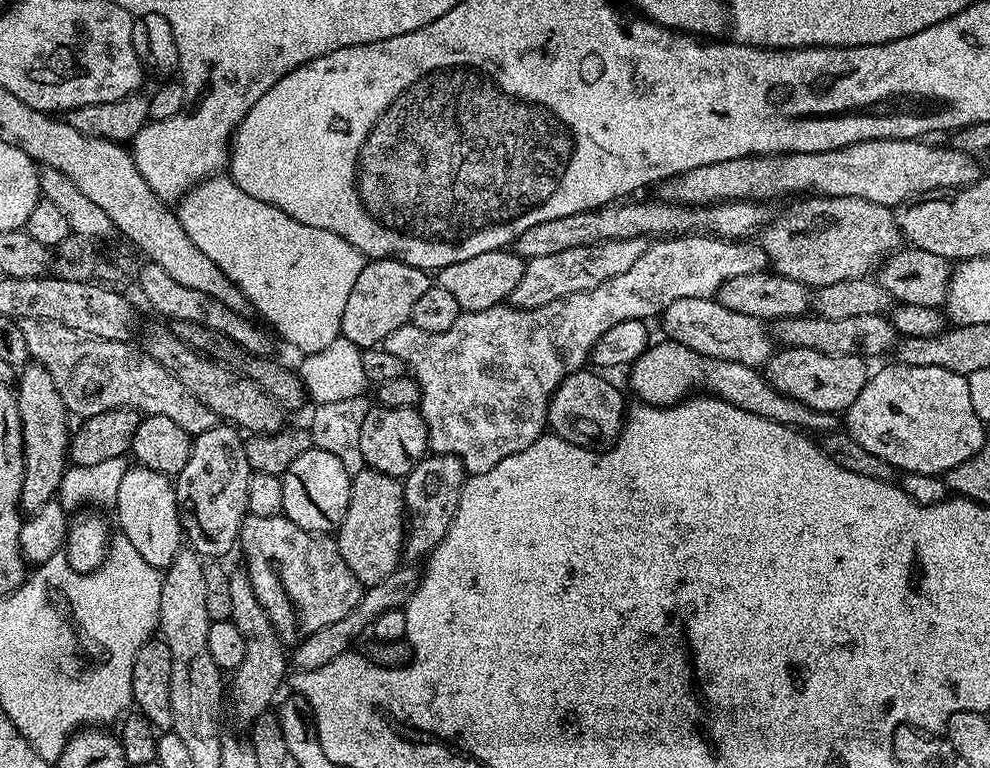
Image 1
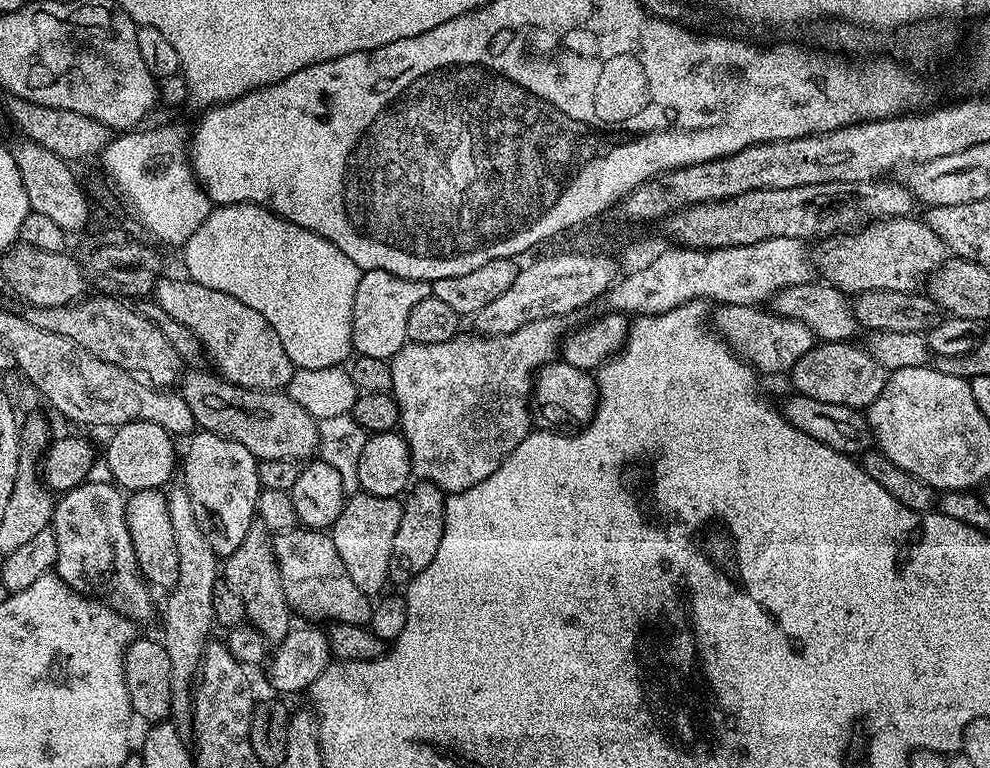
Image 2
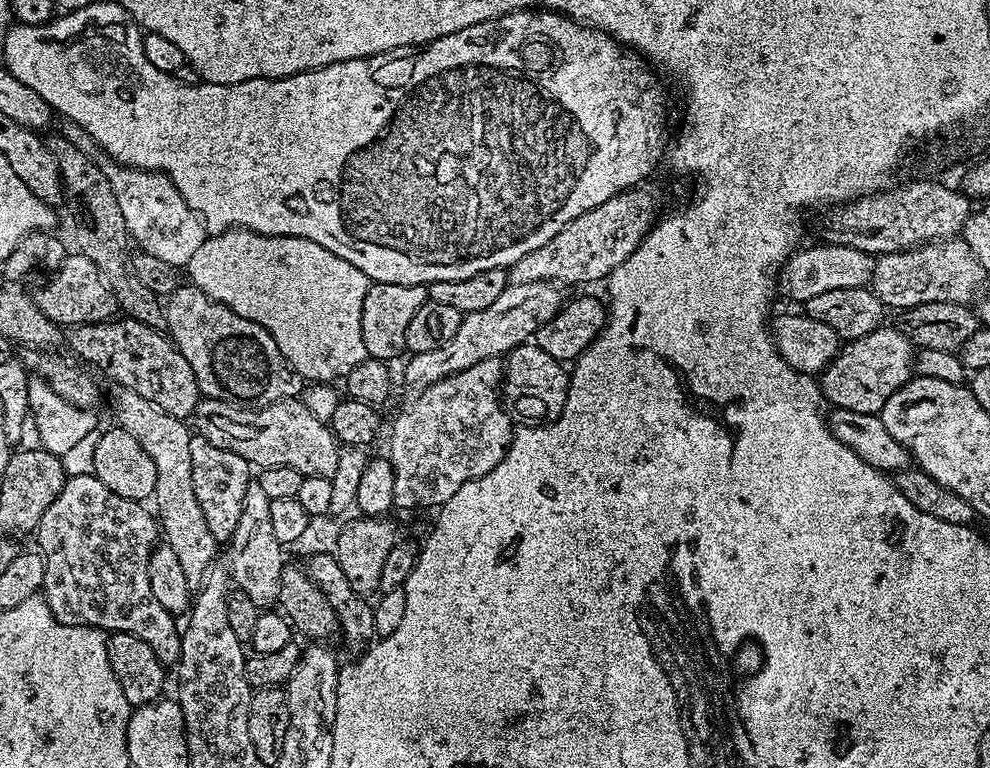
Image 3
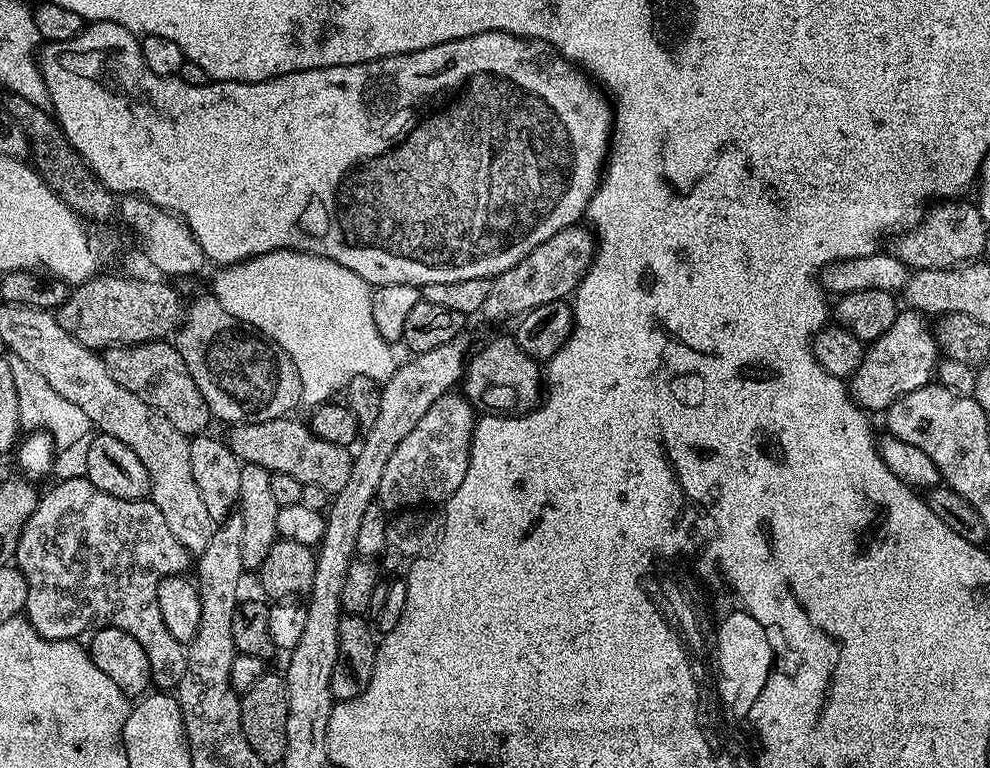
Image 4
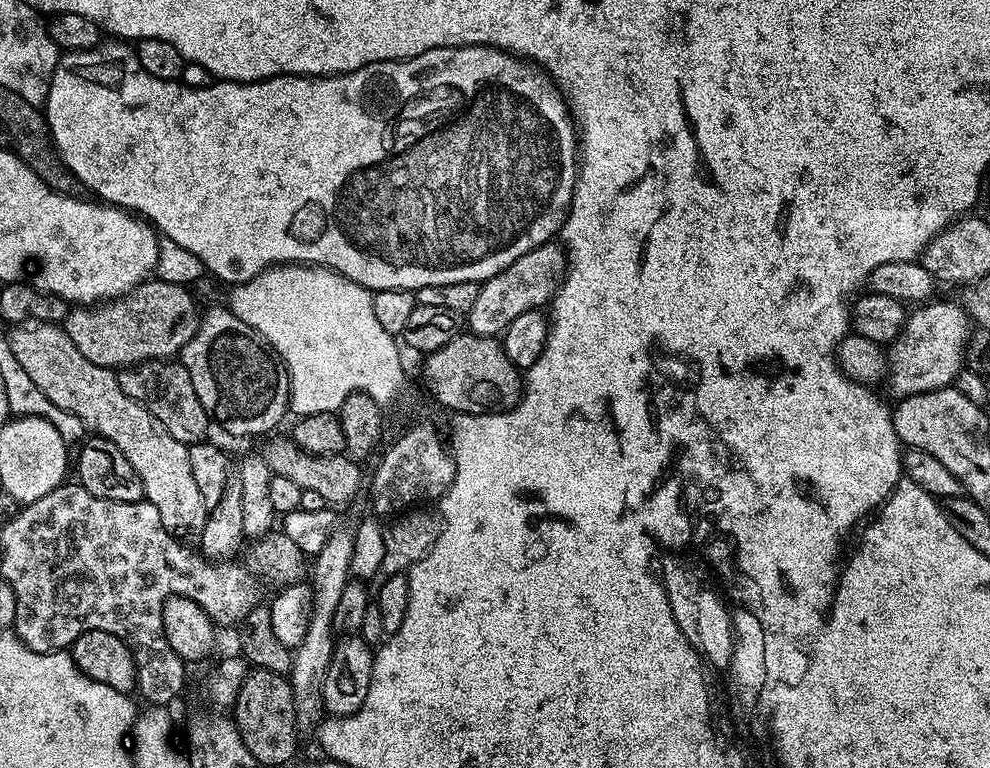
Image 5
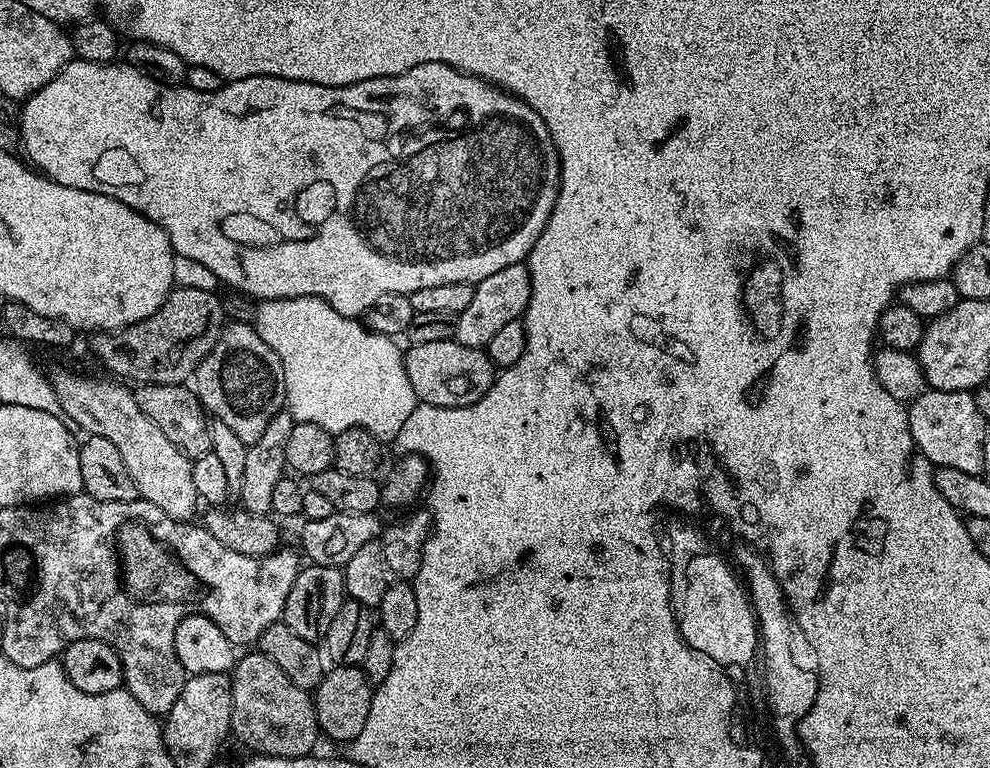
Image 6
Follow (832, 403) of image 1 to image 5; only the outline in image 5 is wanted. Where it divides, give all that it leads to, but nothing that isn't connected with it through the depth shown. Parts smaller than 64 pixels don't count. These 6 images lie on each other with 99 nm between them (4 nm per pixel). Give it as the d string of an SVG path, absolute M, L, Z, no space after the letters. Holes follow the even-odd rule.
M948 300L925 303L917 307L917 312L909 311L904 321L904 329L899 338L890 348L890 385L897 392L897 397L903 398L933 392L935 388L947 388L955 381L956 377L966 368L968 345L974 331L973 321L959 303L951 304Z

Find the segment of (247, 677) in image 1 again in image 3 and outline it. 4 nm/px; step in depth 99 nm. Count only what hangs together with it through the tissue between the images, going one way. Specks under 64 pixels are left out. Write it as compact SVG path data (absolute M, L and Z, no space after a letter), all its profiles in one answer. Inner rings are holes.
M249 483L246 498L242 498L242 515L238 518L238 527L234 529L232 539L226 544L226 567L231 583L261 610L271 609L279 601L280 578L286 566L286 548L274 535L273 519L270 518L271 501L270 498L266 498L260 483Z

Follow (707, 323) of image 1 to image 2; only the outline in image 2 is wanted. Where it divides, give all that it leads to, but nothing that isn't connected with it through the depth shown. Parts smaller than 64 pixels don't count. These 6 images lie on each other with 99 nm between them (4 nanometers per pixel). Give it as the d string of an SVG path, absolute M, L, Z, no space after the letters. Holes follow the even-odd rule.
M728 305L717 307L714 312L714 328L723 339L728 341L733 352L747 360L759 373L791 373L792 367L804 354L816 347L818 341L810 326L794 322L794 318L778 316L771 310L760 306Z

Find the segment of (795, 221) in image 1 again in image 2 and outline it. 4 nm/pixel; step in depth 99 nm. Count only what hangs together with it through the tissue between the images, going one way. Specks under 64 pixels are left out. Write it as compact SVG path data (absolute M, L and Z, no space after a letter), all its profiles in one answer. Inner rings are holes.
M900 217L894 220L878 220L855 232L841 234L825 239L820 248L818 268L824 271L823 279L834 284L843 292L859 294L862 292L877 292L890 290L894 292L915 293L933 274L939 273L949 259L948 246L930 230L928 224L917 218Z

